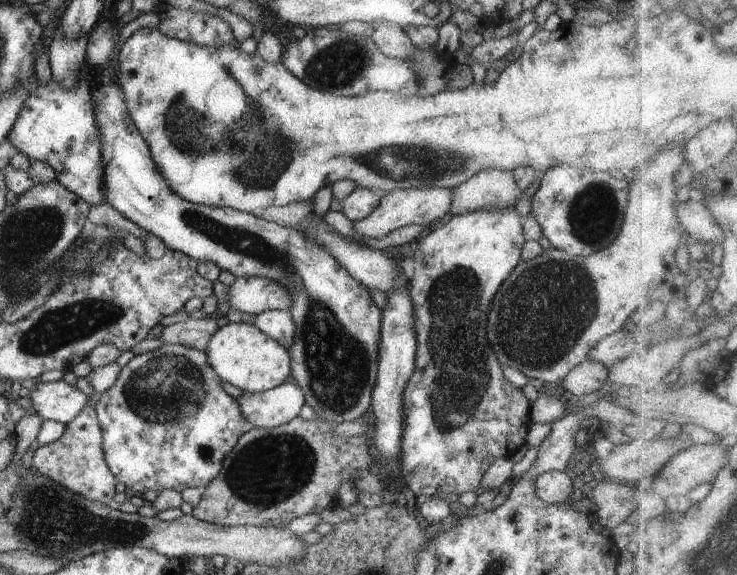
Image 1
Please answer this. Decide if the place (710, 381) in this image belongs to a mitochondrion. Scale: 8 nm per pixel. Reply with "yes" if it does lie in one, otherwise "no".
no

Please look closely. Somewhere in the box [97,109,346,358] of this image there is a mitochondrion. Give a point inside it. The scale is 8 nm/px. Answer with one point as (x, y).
(275, 152)

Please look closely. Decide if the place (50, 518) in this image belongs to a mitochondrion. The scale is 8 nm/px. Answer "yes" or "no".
yes

